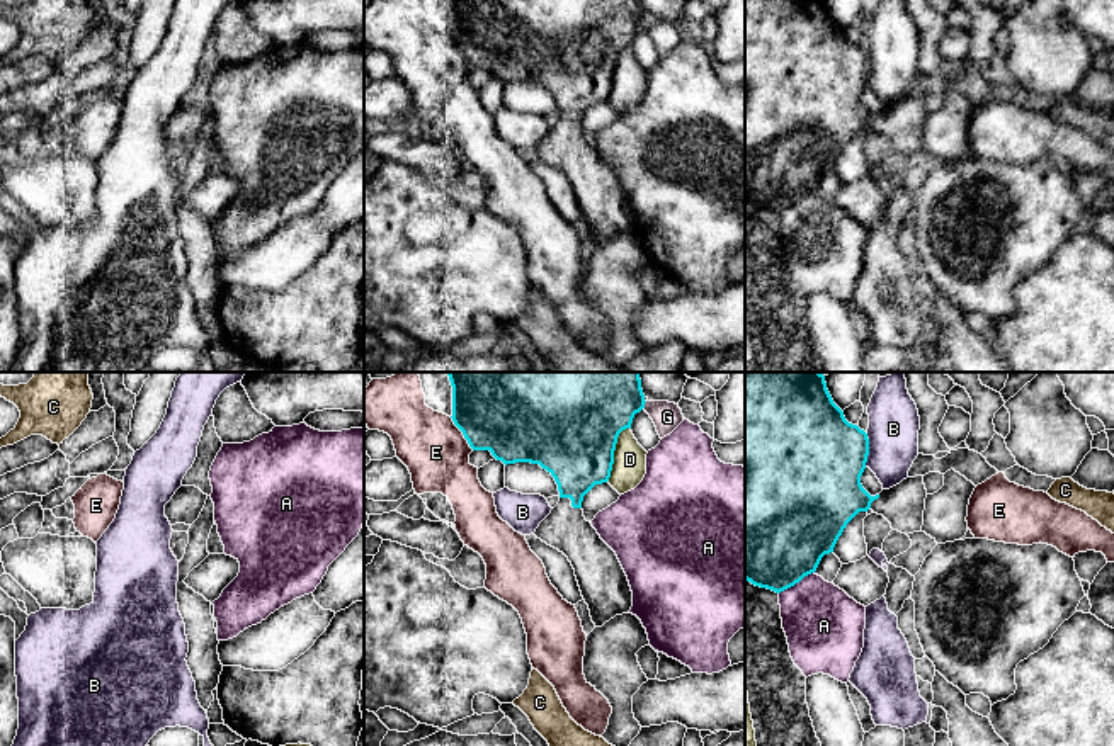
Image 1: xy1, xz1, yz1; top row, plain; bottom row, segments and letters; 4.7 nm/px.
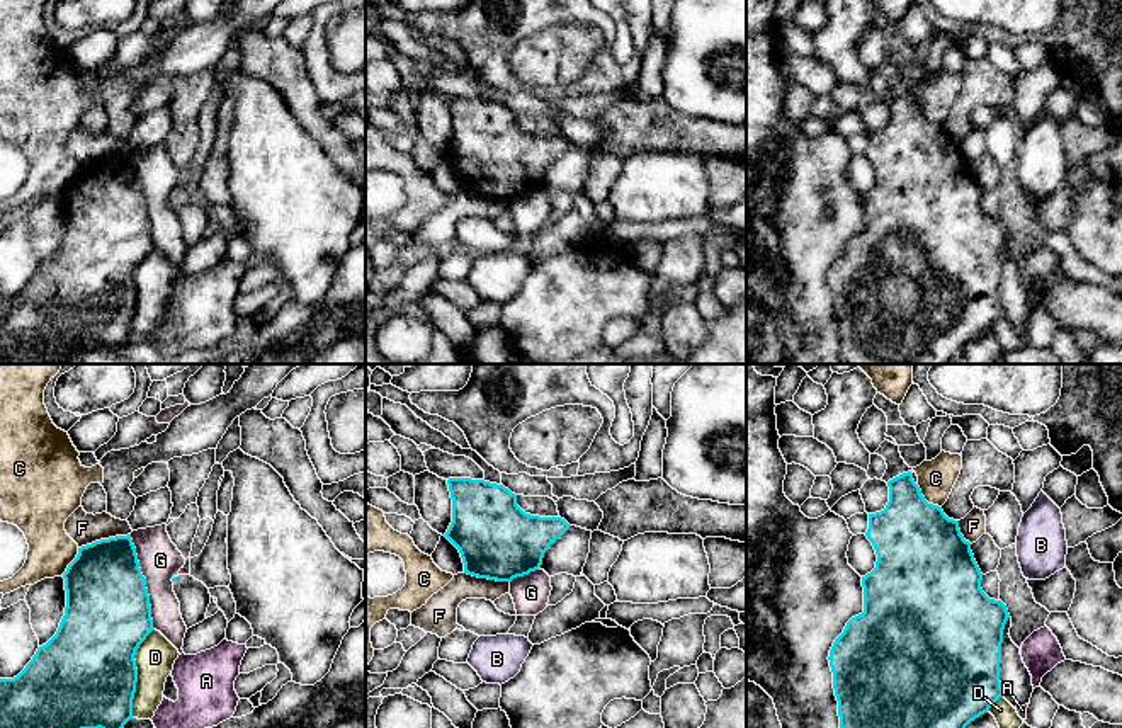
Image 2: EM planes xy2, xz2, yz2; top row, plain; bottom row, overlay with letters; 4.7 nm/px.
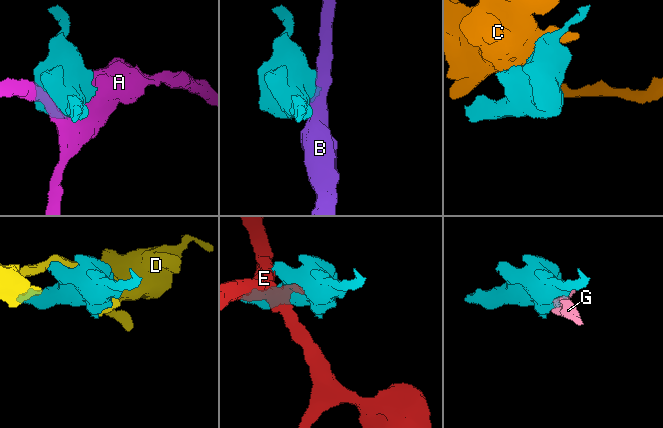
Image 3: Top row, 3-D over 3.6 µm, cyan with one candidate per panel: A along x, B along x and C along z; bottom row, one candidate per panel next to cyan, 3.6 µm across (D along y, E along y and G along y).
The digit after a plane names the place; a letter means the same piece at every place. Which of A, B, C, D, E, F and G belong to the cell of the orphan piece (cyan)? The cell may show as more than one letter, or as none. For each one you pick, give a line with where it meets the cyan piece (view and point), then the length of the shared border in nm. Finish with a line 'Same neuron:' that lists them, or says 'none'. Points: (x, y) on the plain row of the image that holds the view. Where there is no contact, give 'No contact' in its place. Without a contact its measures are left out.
Same neuron: none

